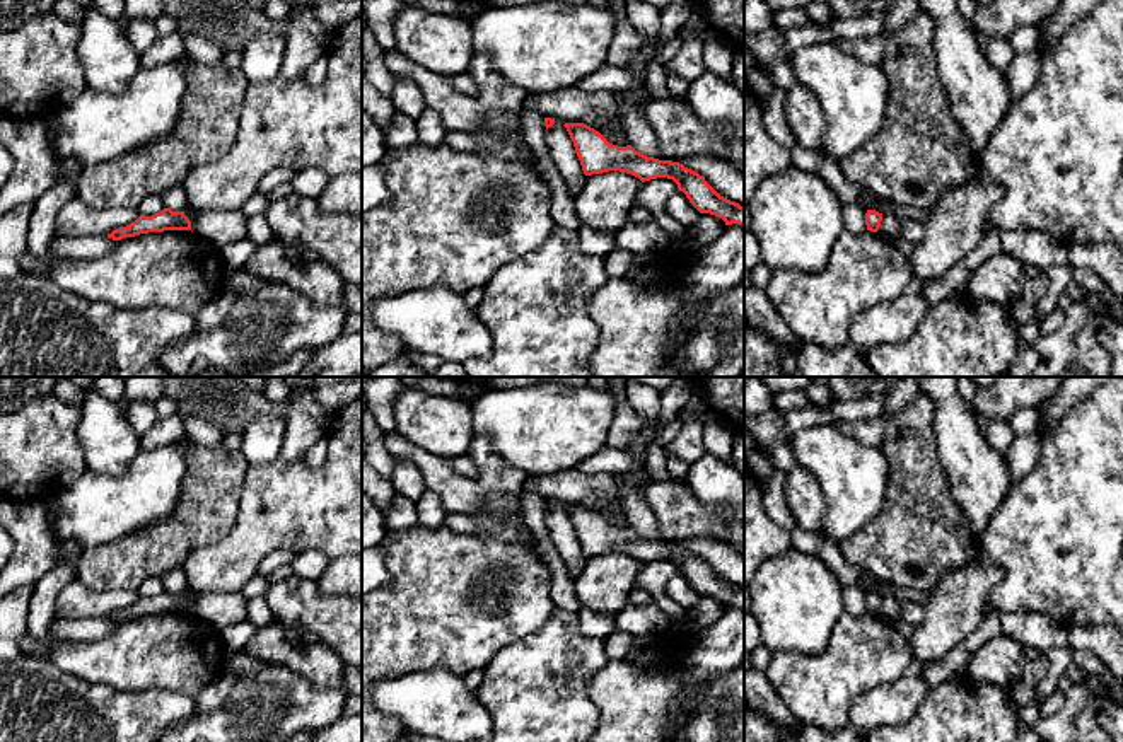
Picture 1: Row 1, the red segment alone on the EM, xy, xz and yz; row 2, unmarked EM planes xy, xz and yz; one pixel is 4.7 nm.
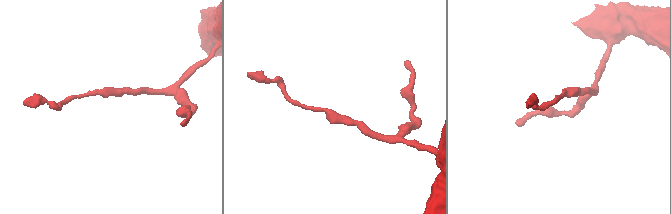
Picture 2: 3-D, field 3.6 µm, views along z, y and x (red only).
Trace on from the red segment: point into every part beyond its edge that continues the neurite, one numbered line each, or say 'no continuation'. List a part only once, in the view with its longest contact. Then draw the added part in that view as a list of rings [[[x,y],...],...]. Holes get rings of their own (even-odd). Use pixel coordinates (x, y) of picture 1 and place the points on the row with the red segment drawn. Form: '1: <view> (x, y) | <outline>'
no continuation

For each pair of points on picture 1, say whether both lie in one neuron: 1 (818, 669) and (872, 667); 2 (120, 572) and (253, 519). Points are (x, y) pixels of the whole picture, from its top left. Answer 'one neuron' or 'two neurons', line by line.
1: one neuron
2: two neurons

